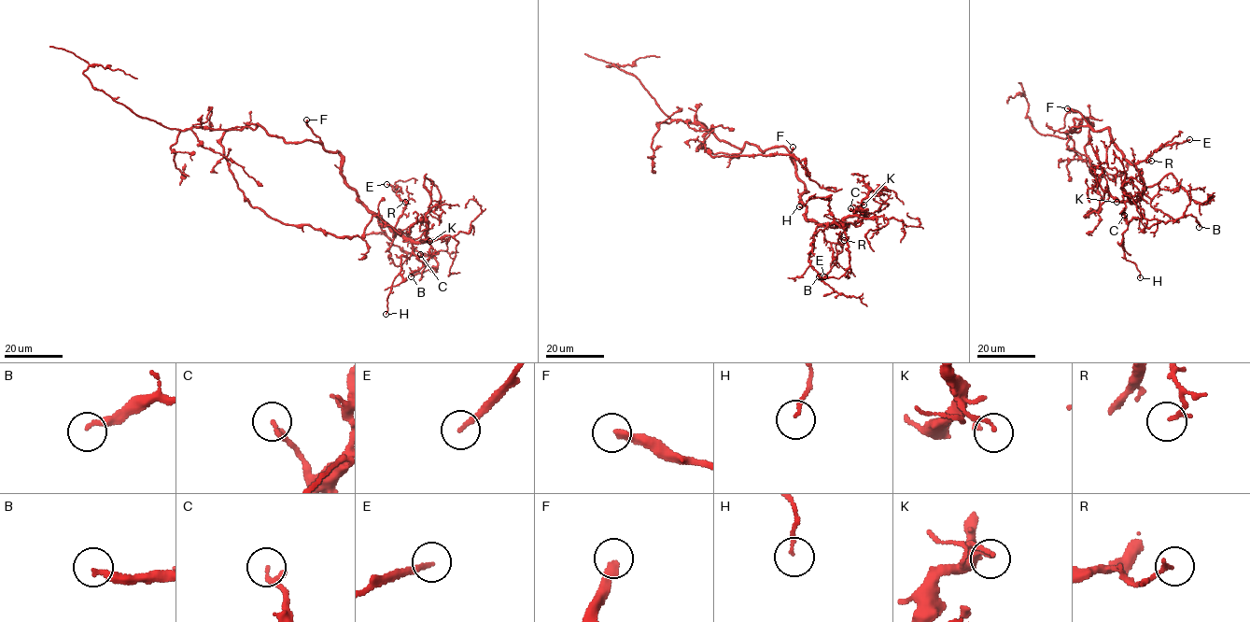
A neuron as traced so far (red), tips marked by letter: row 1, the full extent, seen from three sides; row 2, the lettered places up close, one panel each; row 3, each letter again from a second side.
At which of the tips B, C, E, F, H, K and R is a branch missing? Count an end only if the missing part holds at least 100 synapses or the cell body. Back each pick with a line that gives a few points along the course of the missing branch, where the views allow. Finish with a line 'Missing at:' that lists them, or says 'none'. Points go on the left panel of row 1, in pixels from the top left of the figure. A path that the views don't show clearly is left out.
F: (306, 120), (307, 103), (314, 97), (338, 92), (350, 101)
Missing at: F

